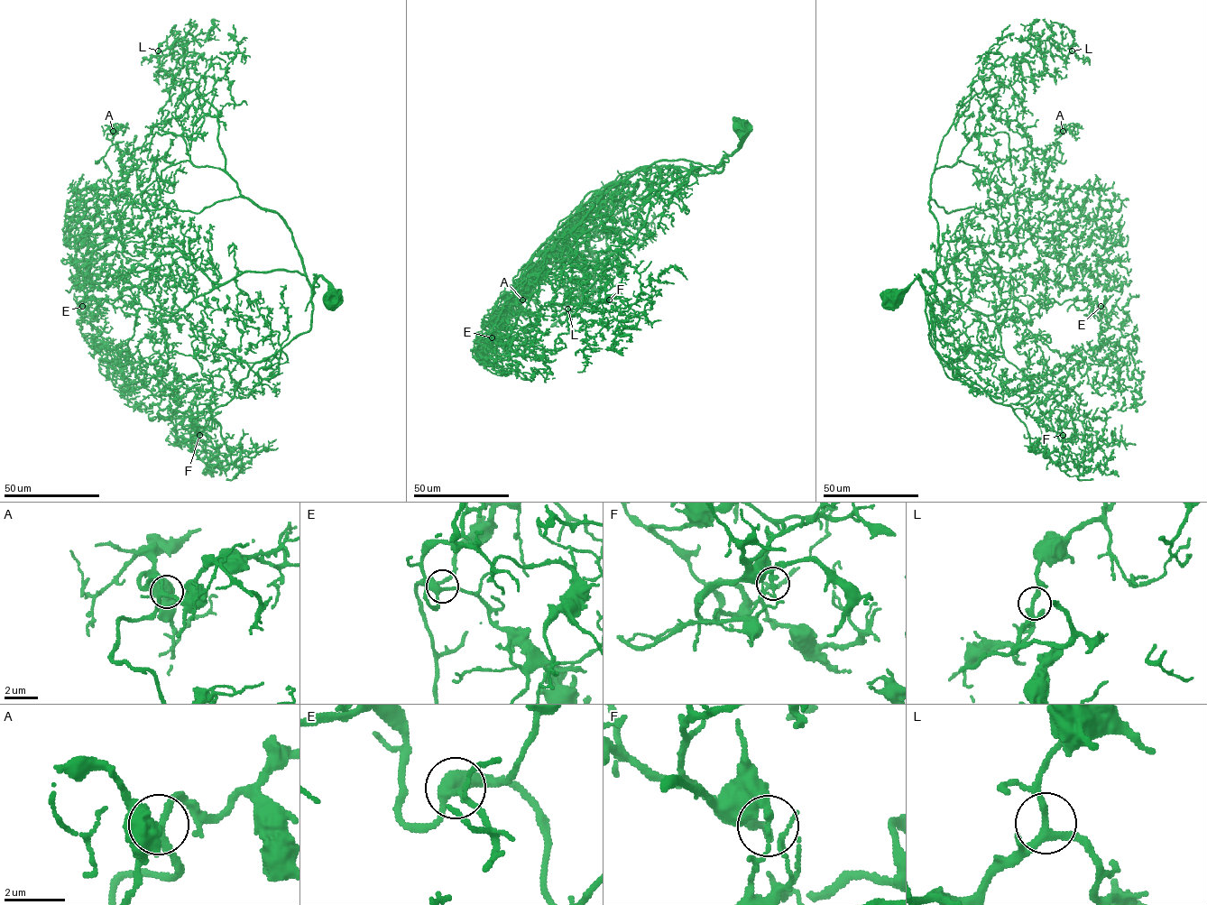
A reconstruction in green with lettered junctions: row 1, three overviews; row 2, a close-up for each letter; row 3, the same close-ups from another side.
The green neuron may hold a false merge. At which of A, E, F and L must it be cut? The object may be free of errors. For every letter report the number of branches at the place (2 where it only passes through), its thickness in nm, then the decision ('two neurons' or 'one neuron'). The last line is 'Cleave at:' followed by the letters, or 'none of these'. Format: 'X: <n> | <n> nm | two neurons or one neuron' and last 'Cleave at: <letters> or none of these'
A: 3 | 200 nm | one neuron
E: 3 | 280 nm | one neuron
F: 2 | 240 nm | two neurons
L: 3 | 240 nm | one neuron
Cleave at: F

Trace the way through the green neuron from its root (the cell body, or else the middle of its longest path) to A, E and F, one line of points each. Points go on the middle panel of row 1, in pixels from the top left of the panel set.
A: (744, 128), (743, 143), (723, 159), (721, 171), (642, 166), (591, 191), (523, 268), (512, 289), (522, 300)
E: (744, 128), (721, 171), (660, 160), (612, 186), (541, 253), (492, 337)
F: (744, 128), (743, 143), (720, 166), (698, 166), (663, 189), (636, 240), (601, 272), (608, 280), (608, 300)

